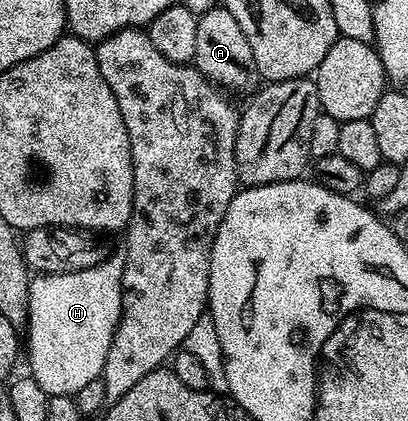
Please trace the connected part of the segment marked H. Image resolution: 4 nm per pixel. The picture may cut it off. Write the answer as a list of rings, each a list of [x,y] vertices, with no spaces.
[[[109,255],[93,268],[36,274],[30,280],[26,364],[48,396],[75,396],[86,382],[101,379],[122,314],[125,257]]]

